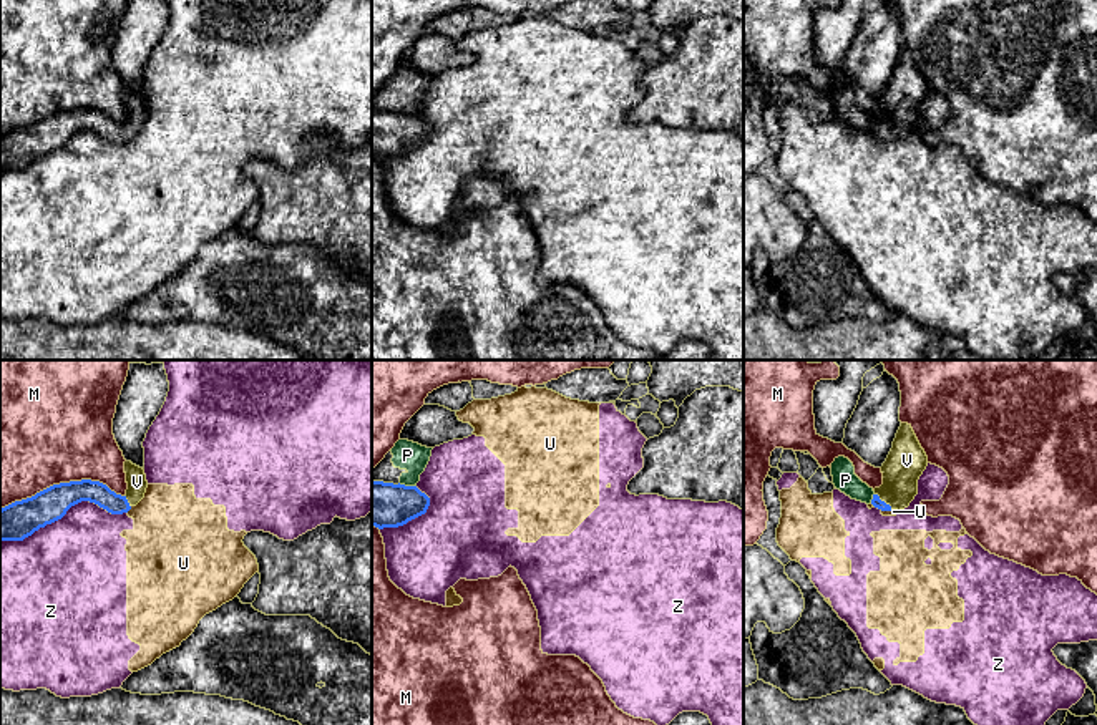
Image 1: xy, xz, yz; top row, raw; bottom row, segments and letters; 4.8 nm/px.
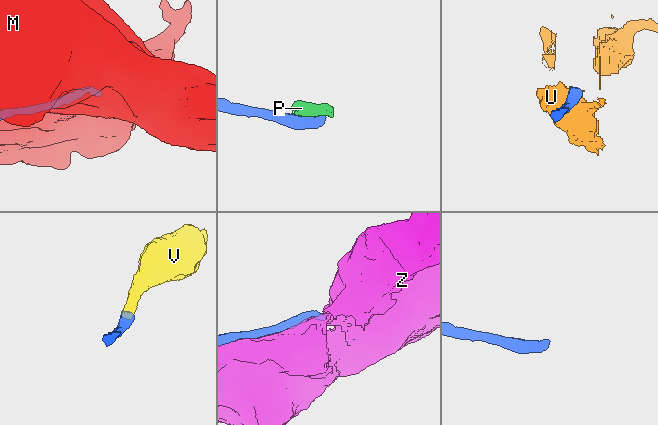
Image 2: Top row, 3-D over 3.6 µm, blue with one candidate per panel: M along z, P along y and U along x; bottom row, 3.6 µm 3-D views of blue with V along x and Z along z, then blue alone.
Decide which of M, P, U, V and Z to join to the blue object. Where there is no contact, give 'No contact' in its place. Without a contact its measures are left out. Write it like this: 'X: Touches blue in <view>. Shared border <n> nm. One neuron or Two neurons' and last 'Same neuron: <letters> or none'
M: Touches blue in xy. Shared border 600 nm. Two neurons
P: Touches blue in xz. Shared border 90 nm. Two neurons
U: Touches blue in xy. Shared border 40 nm. Two neurons
V: Touches blue in yz. Shared border 120 nm. One neuron
Z: Touches blue in xy. Shared border 650 nm. Two neurons
Same neuron: V

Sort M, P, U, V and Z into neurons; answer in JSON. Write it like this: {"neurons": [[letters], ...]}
{"neurons": [["M"], ["P"], ["U", "Z"], ["V"]]}

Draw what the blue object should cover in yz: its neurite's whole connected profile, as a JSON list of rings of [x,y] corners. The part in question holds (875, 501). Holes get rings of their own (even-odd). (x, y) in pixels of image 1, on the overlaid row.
[[[901,423],[893,448],[881,466],[883,484],[875,488],[871,504],[881,511],[904,509],[918,494],[918,479],[928,466],[911,425]]]

